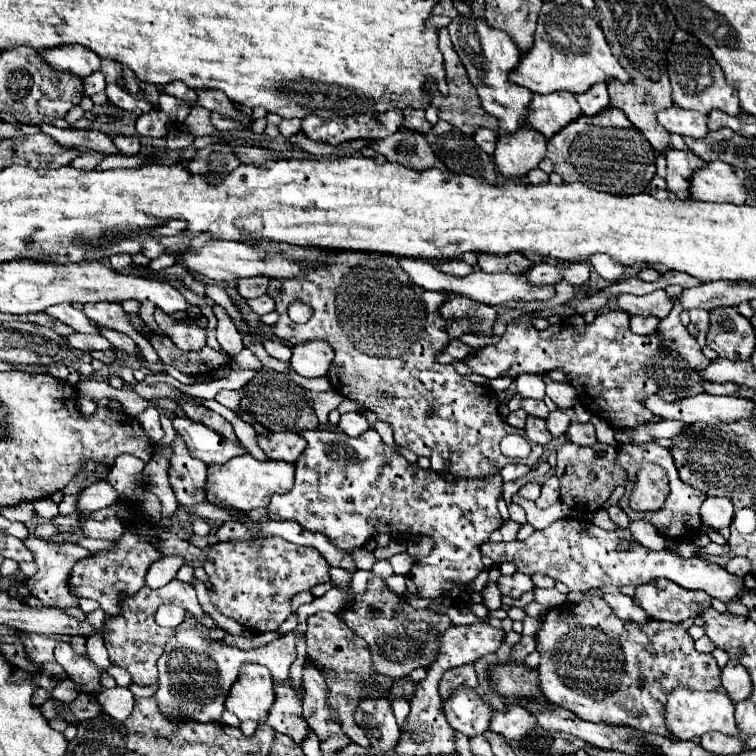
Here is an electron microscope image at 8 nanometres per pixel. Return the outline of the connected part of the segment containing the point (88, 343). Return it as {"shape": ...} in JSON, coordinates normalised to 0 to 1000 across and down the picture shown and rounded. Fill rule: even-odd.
{"shape":[[[97,440],[97,443],[89,446],[89,451],[91,451],[94,459],[99,459],[99,462],[104,462],[104,464],[112,464],[112,467],[118,467],[118,464],[128,464],[128,462],[147,462],[144,451],[134,448],[131,443]]]}

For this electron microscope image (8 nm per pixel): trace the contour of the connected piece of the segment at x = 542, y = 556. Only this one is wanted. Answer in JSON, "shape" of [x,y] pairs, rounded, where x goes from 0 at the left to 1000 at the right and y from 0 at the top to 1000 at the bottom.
{"shape":[[[739,687],[716,702],[705,702],[697,716],[648,717],[635,724],[639,737],[647,737],[655,747],[676,742],[684,747],[687,758],[724,758],[734,769],[745,769],[754,782],[769,783],[790,779],[798,774],[853,774],[869,763],[882,763],[906,779],[927,779],[938,790],[946,790],[956,798],[978,795],[985,774],[983,766],[970,763],[956,750],[933,742],[933,739],[901,739],[890,729],[858,729],[848,721],[832,718],[829,729],[819,726],[821,716],[835,716],[832,700],[800,702],[779,689],[763,687]]]}

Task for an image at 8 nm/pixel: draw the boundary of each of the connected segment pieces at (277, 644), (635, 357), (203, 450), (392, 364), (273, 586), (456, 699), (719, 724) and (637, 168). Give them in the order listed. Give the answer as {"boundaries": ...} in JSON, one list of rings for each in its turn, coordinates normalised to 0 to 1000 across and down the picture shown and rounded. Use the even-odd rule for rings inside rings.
{"boundaries":[[[[258,832],[231,835],[218,851],[216,866],[208,872],[210,914],[205,917],[205,925],[210,927],[213,938],[218,938],[218,943],[239,943],[239,948],[255,948],[266,956],[290,954],[298,938],[298,922],[308,901],[313,901],[316,882],[321,877],[343,877],[358,888],[361,898],[377,901],[382,896],[382,882],[390,874],[390,845],[393,837],[388,835],[351,856],[319,861],[313,856],[300,856],[292,848],[271,845]]],[[[893,403],[888,409],[888,417],[872,427],[872,435],[864,443],[840,443],[832,435],[832,414],[821,411],[803,411],[787,419],[784,427],[776,427],[774,435],[766,440],[761,433],[750,427],[734,427],[724,435],[713,438],[705,433],[700,417],[689,417],[687,422],[676,425],[657,456],[644,456],[634,462],[620,478],[620,488],[631,496],[639,496],[644,501],[655,501],[663,496],[684,499],[689,493],[705,493],[705,496],[721,496],[726,491],[745,491],[750,496],[750,507],[761,512],[766,533],[771,533],[784,549],[800,554],[811,567],[843,567],[853,560],[874,557],[874,552],[864,549],[858,541],[853,541],[853,528],[858,522],[874,522],[880,530],[898,530],[906,525],[917,525],[925,520],[933,520],[930,515],[930,499],[925,496],[927,488],[938,483],[938,475],[927,467],[927,459],[922,456],[919,446],[909,438],[909,433],[901,427],[898,414],[903,411],[901,403]]],[[[231,552],[229,565],[245,581],[253,604],[266,607],[274,615],[295,615],[303,607],[324,599],[324,591],[319,586],[300,583],[282,567],[271,565],[269,560],[258,560],[247,552]]],[[[340,319],[335,327],[351,337],[377,337],[385,345],[398,345],[411,351],[396,366],[385,369],[358,369],[356,390],[364,398],[364,411],[369,414],[369,425],[361,430],[361,440],[393,456],[409,448],[430,448],[443,462],[443,478],[435,488],[435,504],[446,520],[459,528],[478,530],[488,544],[499,549],[499,554],[517,560],[525,589],[544,594],[552,604],[567,604],[573,623],[594,626],[599,631],[642,631],[642,626],[657,626],[671,612],[689,612],[708,618],[713,604],[718,602],[718,591],[702,586],[702,602],[697,607],[676,607],[665,604],[660,597],[660,583],[671,573],[694,575],[692,567],[681,567],[671,562],[660,552],[660,528],[652,515],[623,507],[612,496],[607,496],[599,483],[583,483],[575,478],[583,459],[594,454],[594,443],[589,440],[589,425],[583,422],[583,403],[591,398],[591,388],[562,385],[549,377],[541,364],[530,356],[525,340],[515,335],[488,335],[488,332],[451,332],[427,353],[419,353],[425,332],[419,329],[398,329],[388,324],[372,324],[361,319]],[[388,398],[403,398],[414,406],[414,419],[403,430],[385,427],[380,419],[380,406]]],[[[372,710],[340,713],[340,716],[303,716],[287,718],[276,726],[271,742],[271,758],[276,761],[282,779],[276,779],[276,792],[295,813],[311,819],[319,827],[327,827],[337,837],[364,835],[385,813],[385,790],[396,782],[409,782],[422,771],[435,769],[435,747],[419,731],[419,726],[388,721]]],[[[618,909],[604,911],[594,927],[586,927],[586,943],[599,964],[618,975],[631,975],[647,962],[652,938]]],[[[893,911],[885,919],[880,954],[888,964],[888,970],[898,978],[914,980],[927,975],[935,967],[951,967],[959,972],[978,972],[978,964],[972,952],[972,933],[959,917],[948,914],[911,914],[911,911]]],[[[811,142],[795,155],[766,155],[753,163],[724,189],[724,208],[734,218],[734,229],[747,242],[771,242],[779,250],[800,253],[808,258],[843,258],[858,247],[866,231],[866,200],[853,179]]]]}

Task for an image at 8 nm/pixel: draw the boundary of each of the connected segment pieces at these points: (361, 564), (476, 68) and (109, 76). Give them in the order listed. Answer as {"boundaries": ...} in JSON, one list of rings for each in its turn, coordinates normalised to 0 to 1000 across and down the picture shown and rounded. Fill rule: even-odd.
{"boundaries":[[[[478,724],[478,726],[472,726],[472,729],[464,729],[462,734],[472,742],[472,750],[475,750],[475,753],[483,753],[483,755],[491,755],[493,747],[499,745],[496,734],[493,734],[491,729],[485,729],[483,724]]],[[[607,20],[597,28],[597,33],[591,38],[597,46],[599,62],[610,78],[612,89],[618,91],[620,107],[626,110],[626,115],[636,131],[636,142],[642,144],[642,149],[660,157],[660,179],[684,176],[687,168],[697,165],[697,149],[700,149],[702,126],[705,126],[700,118],[673,107],[673,97],[684,89],[684,83],[689,78],[687,65],[679,60],[679,54],[673,52],[671,44],[647,38],[631,22]]],[[[134,78],[131,94],[139,99],[142,110],[152,110],[160,102],[160,97],[163,97],[160,94],[160,86],[155,81],[149,81],[149,78]]]]}

